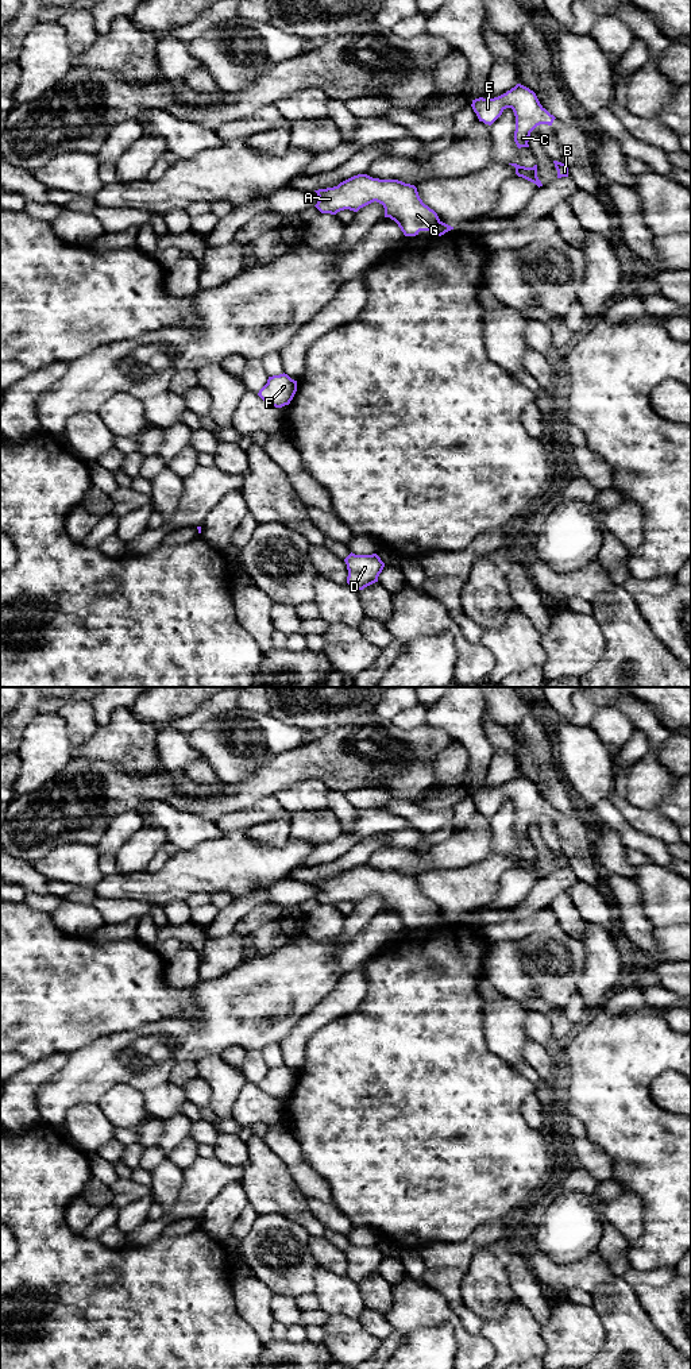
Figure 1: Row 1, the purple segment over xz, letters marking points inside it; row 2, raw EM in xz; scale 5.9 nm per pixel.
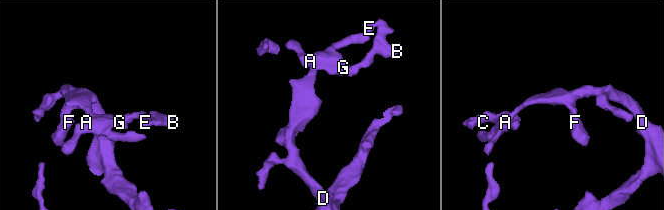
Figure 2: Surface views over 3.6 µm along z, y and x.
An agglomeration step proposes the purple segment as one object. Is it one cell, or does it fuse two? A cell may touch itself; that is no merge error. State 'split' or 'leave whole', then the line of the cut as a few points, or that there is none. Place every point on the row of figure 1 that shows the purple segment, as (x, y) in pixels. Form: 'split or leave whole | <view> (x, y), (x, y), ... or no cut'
split | xz (439, 219), (428, 230)

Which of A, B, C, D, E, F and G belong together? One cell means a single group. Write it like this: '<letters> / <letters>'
A D F G / B C E

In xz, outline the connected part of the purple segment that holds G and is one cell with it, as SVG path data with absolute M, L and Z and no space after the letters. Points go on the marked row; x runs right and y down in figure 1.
M367 174L354 176L337 186L314 190L319 201L314 205L321 213L336 215L377 201L385 208L385 217L394 220L405 236L432 230L440 220L437 213L422 203L417 188L398 180L379 180Z

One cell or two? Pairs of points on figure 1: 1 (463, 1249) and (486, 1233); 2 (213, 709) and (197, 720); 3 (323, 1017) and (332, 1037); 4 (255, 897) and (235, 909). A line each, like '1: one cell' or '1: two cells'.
1: one cell
2: one cell
3: two cells
4: one cell

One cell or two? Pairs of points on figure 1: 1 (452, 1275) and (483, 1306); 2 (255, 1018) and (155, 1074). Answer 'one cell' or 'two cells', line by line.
1: two cells
2: one cell

